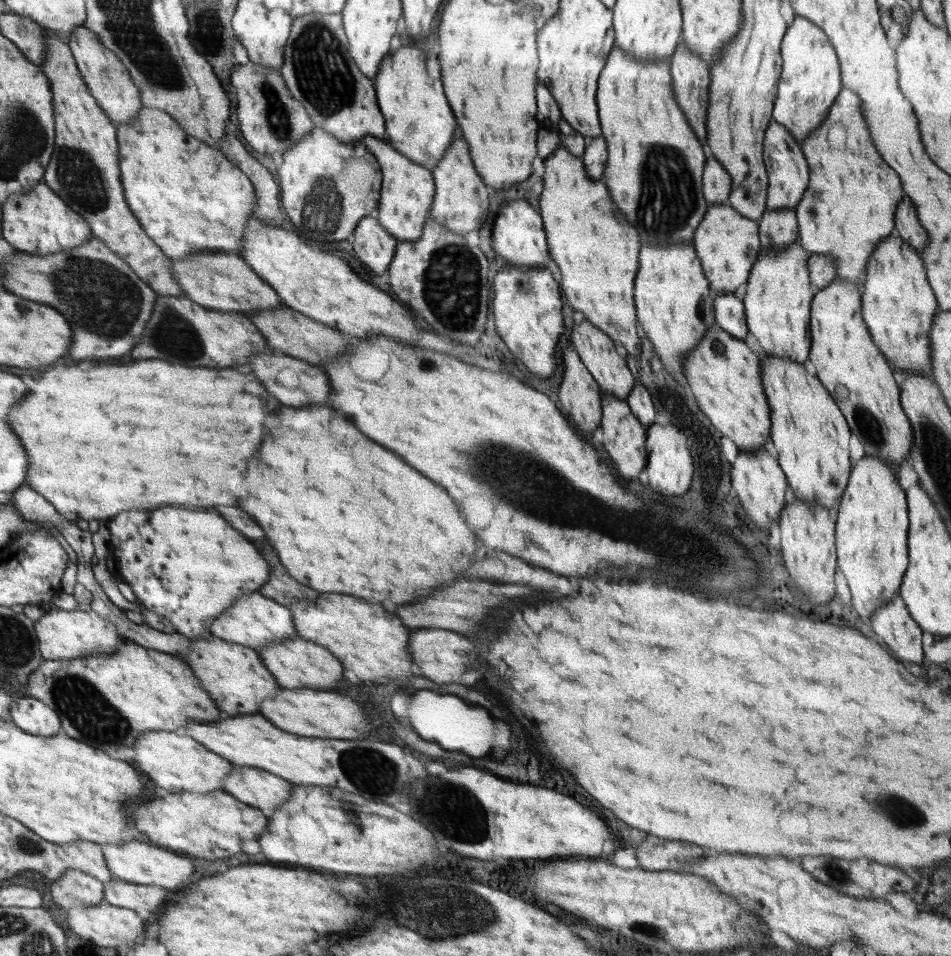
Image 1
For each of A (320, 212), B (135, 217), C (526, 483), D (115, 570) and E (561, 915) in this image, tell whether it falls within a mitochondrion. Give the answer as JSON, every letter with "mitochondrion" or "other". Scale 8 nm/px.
{"A":"mitochondrion","B":"other","C":"mitochondrion","D":"other","E":"other"}

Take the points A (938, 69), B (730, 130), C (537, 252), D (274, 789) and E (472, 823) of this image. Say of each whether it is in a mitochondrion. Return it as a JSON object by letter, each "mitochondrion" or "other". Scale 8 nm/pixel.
{"A":"other","B":"other","C":"other","D":"other","E":"mitochondrion"}

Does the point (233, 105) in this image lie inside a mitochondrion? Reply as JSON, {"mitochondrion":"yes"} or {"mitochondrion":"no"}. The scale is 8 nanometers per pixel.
{"mitochondrion":"no"}

